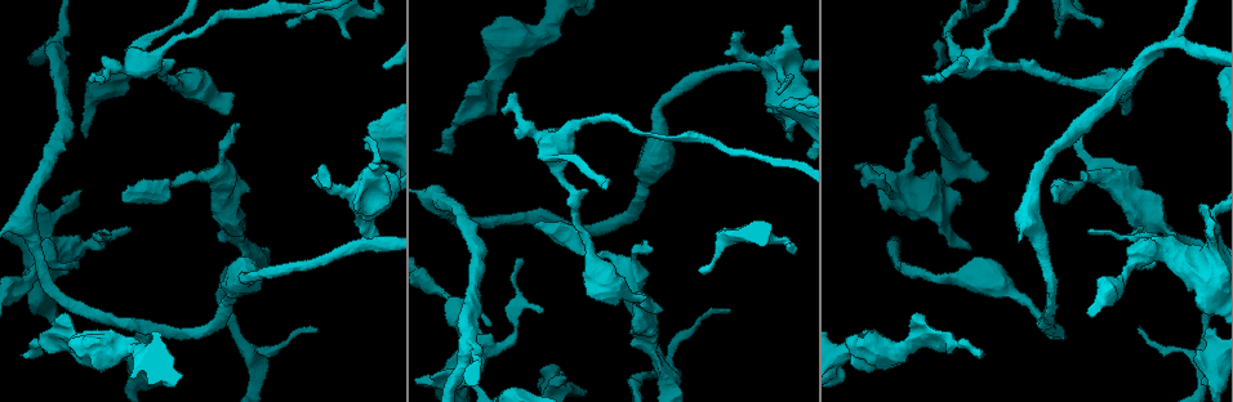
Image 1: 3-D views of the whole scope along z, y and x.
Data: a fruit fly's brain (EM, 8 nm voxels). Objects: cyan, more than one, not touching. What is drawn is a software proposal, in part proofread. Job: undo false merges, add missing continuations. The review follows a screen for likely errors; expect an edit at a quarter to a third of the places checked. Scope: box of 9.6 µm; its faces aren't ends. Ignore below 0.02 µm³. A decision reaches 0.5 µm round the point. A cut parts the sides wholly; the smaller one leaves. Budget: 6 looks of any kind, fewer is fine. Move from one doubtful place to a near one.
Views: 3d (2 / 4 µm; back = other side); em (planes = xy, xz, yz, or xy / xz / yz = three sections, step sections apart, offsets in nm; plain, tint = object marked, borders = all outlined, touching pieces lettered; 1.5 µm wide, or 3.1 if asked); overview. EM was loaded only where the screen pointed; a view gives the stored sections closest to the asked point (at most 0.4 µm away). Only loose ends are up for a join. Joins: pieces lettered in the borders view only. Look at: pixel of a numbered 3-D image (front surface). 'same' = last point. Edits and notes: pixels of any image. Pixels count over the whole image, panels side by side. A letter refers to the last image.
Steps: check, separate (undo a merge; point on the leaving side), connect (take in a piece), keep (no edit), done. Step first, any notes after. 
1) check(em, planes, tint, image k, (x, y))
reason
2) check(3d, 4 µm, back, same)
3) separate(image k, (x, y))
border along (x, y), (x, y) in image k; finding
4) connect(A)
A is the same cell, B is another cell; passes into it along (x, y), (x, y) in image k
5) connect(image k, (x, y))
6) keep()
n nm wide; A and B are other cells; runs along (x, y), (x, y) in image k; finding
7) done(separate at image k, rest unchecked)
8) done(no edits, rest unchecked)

check(em, yz, step 4, borders, image 1, (321, 169))
branch stops here

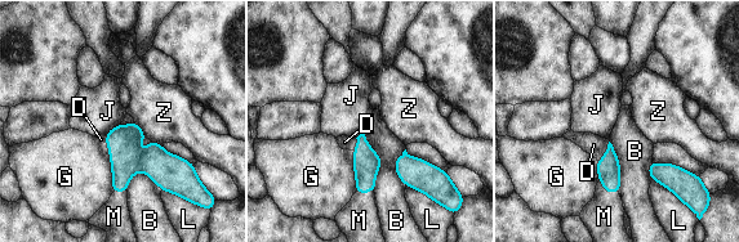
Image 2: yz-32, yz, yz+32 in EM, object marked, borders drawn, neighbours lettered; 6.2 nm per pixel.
connect(M)
M is the same cell, B, D, G, J, L and Z are other cells; passes into it along (609, 170), (608, 191), (604, 216) in image 2; the neuron continues

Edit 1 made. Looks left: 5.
check(overview)

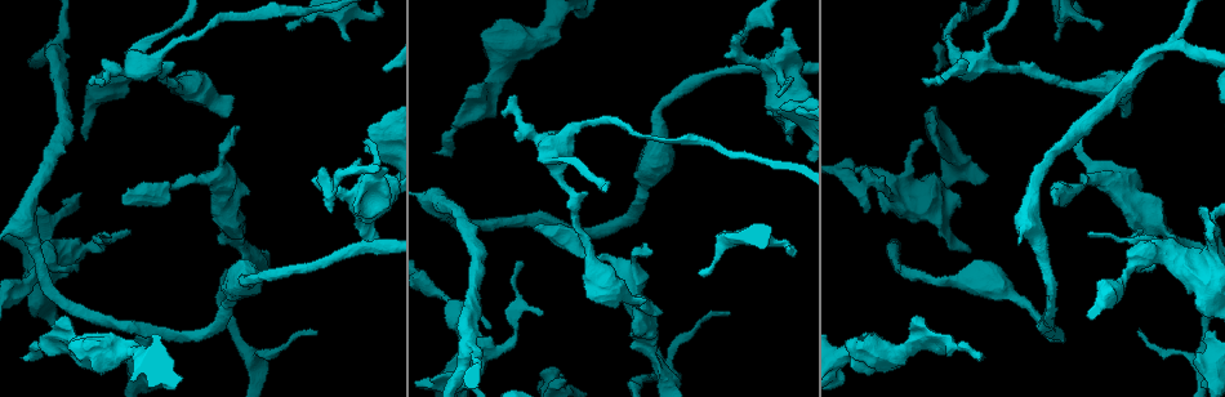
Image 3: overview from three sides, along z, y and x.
check(em, xy, step 8, tint, image 3, (583, 126))
calibre changes

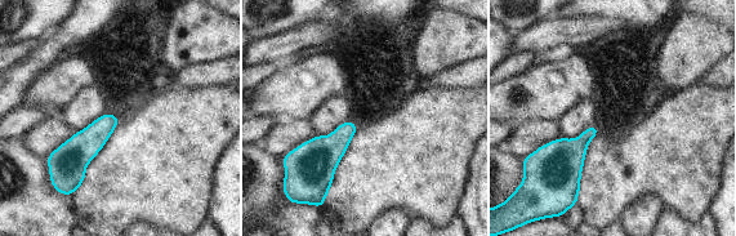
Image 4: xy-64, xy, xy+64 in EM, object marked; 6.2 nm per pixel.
check(em, planes, borders, same)
cut it another way

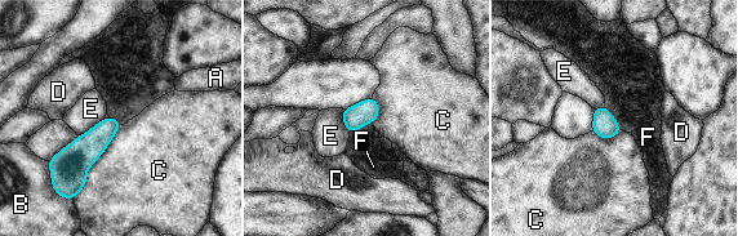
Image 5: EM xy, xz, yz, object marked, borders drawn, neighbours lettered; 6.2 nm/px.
keep()
150 nm wide; A, B, C, D, E and F are other cells; border along (121, 125), (72, 199) in image 5; one neuron here

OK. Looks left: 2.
done(connect at image 2, rest unchecked)

